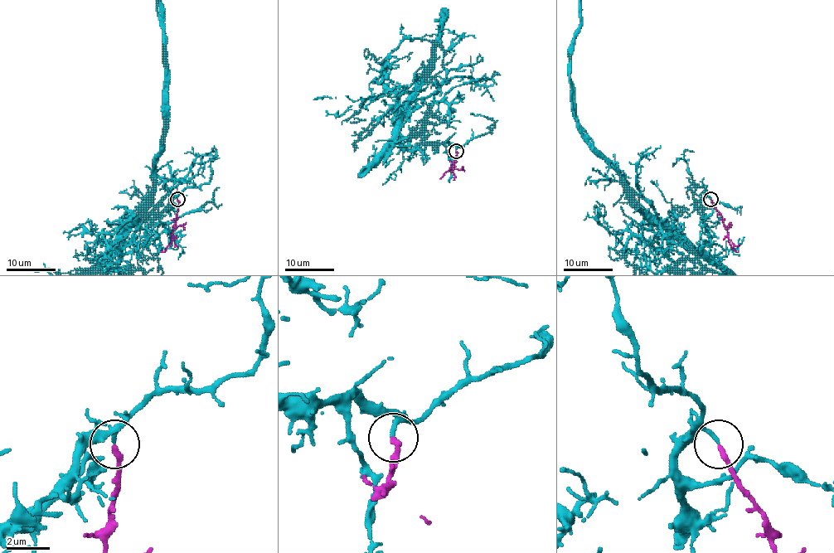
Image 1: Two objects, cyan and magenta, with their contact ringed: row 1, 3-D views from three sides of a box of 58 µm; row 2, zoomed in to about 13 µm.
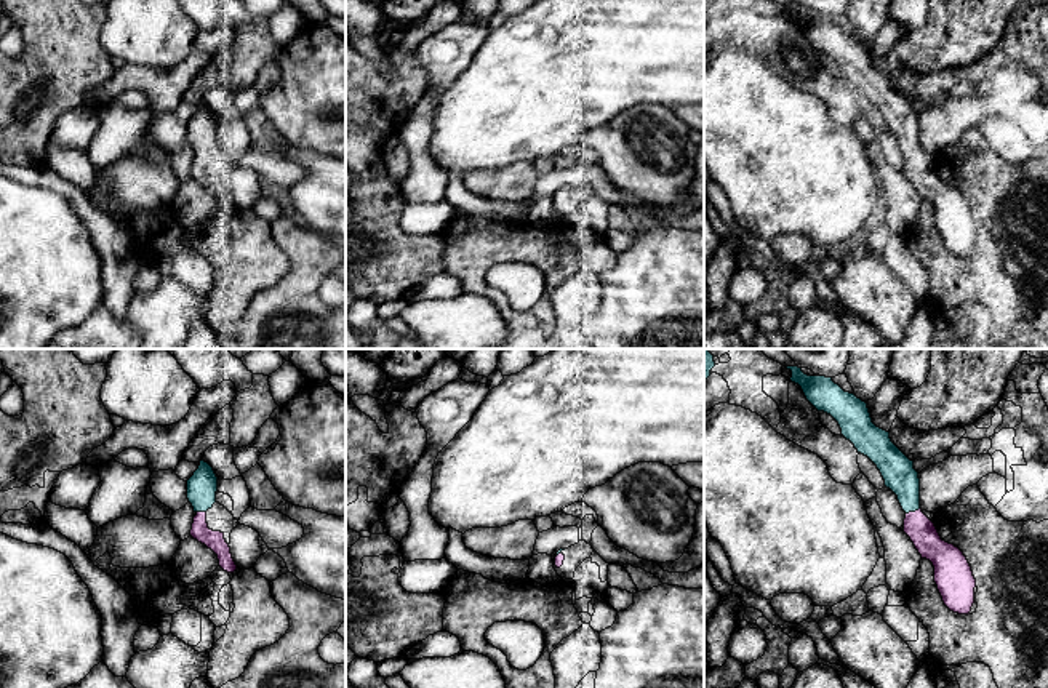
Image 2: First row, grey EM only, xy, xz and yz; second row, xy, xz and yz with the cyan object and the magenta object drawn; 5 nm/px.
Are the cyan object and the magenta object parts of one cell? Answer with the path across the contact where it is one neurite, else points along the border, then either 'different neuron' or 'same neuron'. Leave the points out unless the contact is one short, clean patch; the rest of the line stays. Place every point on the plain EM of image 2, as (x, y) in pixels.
same neuron

